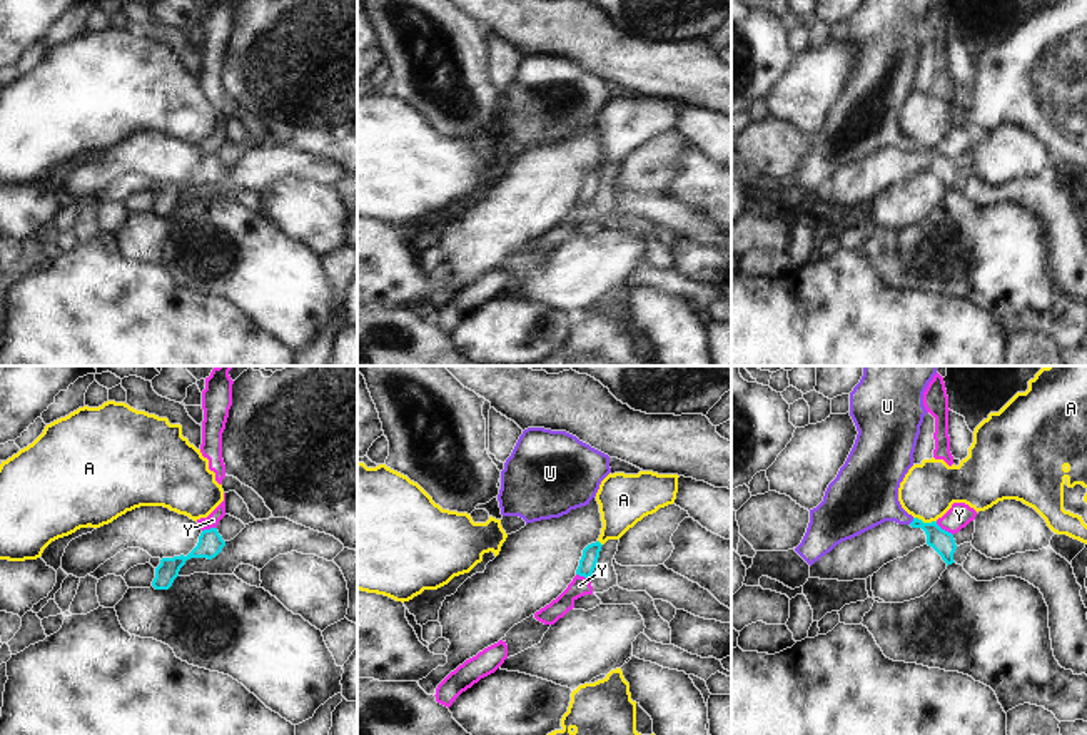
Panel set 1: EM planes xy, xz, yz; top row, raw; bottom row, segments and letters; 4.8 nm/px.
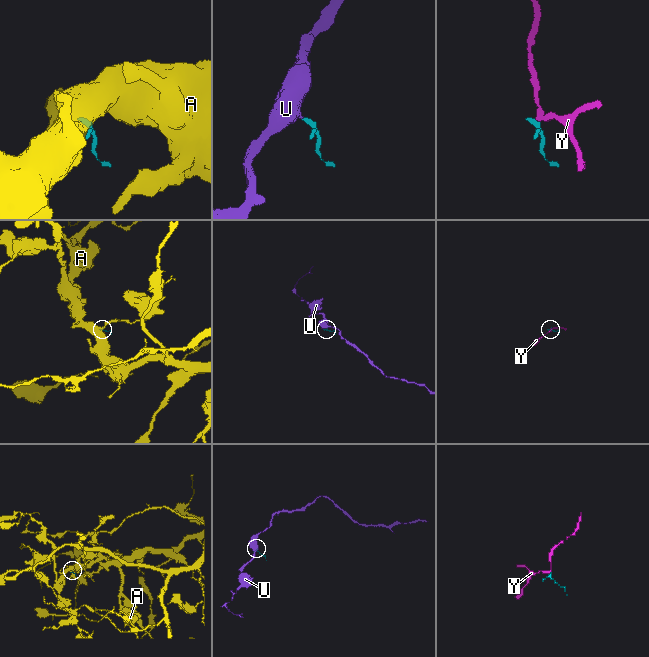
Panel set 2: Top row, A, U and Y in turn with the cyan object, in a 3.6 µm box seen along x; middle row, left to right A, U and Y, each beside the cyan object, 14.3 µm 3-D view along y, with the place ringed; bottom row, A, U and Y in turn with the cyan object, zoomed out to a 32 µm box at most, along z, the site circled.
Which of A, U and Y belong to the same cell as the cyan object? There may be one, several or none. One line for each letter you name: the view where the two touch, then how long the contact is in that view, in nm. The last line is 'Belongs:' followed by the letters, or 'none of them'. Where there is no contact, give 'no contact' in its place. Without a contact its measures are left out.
U: yz | 40 nm
Belongs: U

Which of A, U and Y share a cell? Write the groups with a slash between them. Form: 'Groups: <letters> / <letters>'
Groups: A / U / Y.

